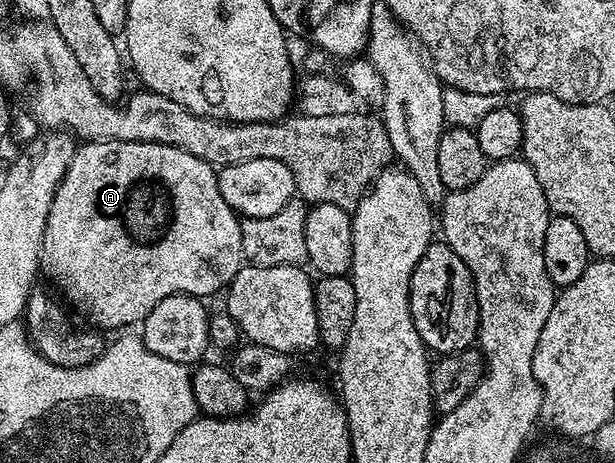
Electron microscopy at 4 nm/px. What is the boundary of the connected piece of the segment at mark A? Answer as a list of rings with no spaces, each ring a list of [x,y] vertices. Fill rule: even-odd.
[[[91,140],[77,145],[72,162],[66,168],[64,178],[52,198],[52,208],[48,210],[40,268],[44,276],[47,276],[62,291],[61,299],[71,309],[74,307],[80,315],[87,316],[95,324],[91,324],[95,329],[122,328],[118,330],[126,330],[129,329],[126,328],[129,324],[141,325],[152,310],[152,306],[156,306],[156,302],[164,302],[164,298],[175,294],[201,294],[206,297],[213,292],[221,293],[234,281],[236,274],[243,267],[242,220],[238,213],[233,212],[228,206],[228,202],[224,202],[220,194],[215,165],[196,158],[196,154],[188,154],[188,150],[180,150],[176,146],[164,146],[156,142]]]

